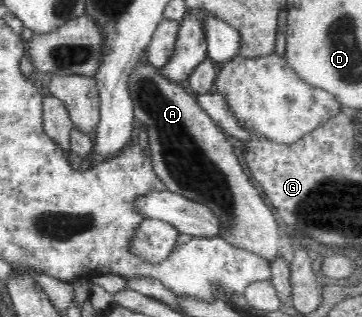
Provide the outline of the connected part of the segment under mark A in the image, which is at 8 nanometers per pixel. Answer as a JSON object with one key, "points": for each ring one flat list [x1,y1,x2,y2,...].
{"points":[[139,63,130,71,127,79,127,89,133,101,134,118,139,126,144,126,149,137,149,148,152,150,153,170,157,177,168,186,168,191,178,193,187,199,199,202,211,209,220,219,221,235,225,241,241,250,260,254,271,262,279,255,291,264,294,258,290,238,279,231,276,220,263,201,263,195,251,183,239,159,235,157,228,136,216,122,197,103,195,97,187,93,177,83,164,77,154,65]]}

